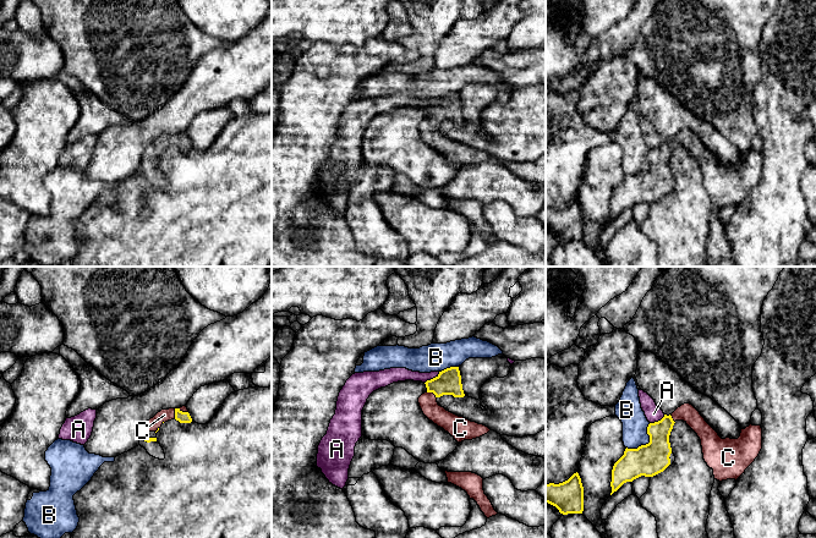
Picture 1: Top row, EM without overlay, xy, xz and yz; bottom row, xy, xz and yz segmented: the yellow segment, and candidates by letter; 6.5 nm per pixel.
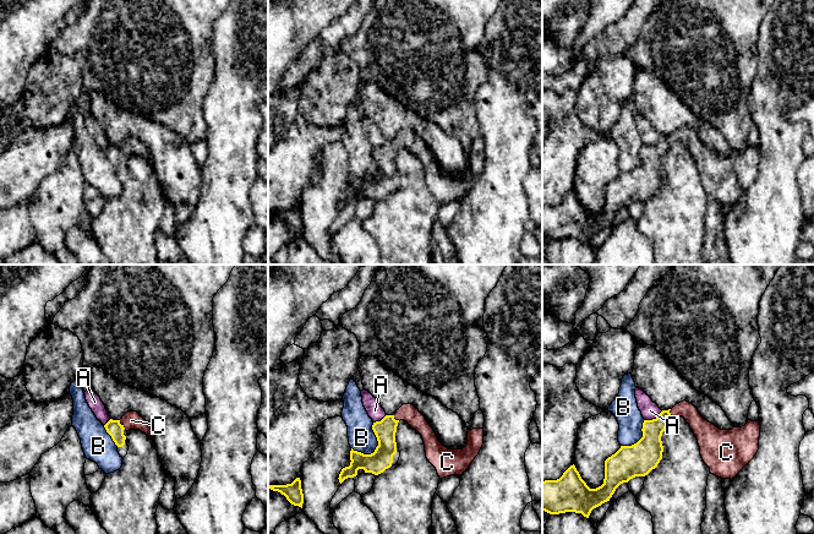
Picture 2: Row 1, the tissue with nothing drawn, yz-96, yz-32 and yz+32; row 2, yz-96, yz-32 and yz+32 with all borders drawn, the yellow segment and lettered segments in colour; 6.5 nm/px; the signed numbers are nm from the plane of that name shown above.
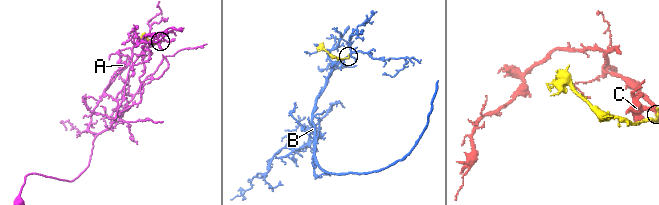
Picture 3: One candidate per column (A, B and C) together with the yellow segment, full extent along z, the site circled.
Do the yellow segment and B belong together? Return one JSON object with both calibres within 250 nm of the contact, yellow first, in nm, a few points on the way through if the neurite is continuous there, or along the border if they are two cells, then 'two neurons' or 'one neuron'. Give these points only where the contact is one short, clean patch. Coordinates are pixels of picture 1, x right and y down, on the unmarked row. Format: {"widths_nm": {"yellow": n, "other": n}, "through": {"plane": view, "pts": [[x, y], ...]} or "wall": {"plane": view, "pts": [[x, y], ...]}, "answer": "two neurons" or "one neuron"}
{"widths_nm": {"yellow": 220, "other": 170}, "wall": {"plane": "yz", "pts": [[650, 149], [647, 153], [649, 168], [628, 175]]}, "answer": "two neurons"}

